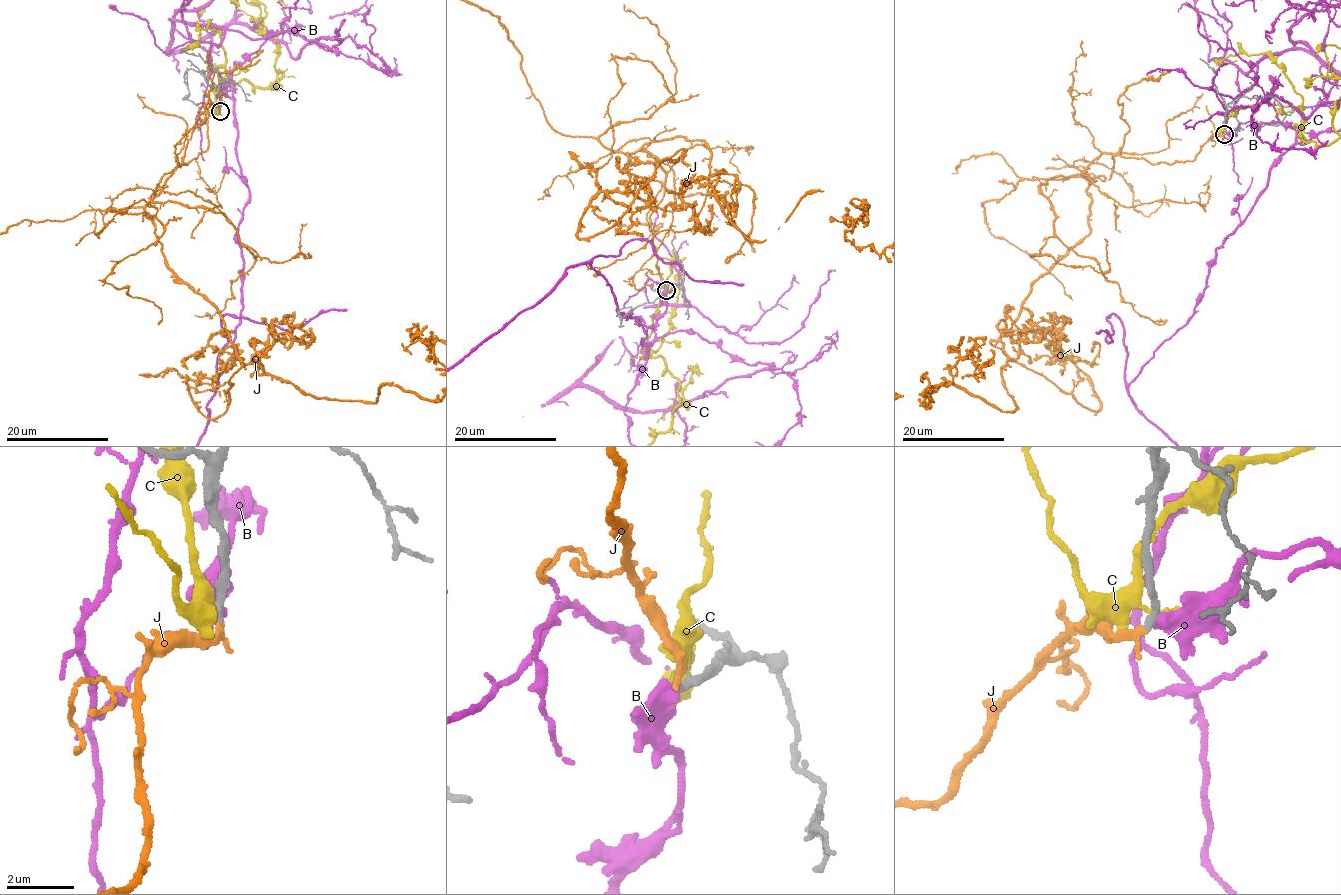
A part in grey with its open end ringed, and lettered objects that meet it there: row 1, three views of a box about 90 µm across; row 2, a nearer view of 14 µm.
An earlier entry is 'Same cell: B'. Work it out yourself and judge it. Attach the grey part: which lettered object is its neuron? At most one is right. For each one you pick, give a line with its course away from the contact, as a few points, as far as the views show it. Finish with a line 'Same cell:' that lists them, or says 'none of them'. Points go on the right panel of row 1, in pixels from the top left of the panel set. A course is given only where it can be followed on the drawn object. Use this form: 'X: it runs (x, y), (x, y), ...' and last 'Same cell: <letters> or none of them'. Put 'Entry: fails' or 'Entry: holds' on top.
Entry: fails
J: it runs (1224, 134), (1190, 161), (1102, 153), (1086, 169), (1089, 183), (1105, 178), (1082, 166), (1048, 167), (984, 232)
Same cell: J

